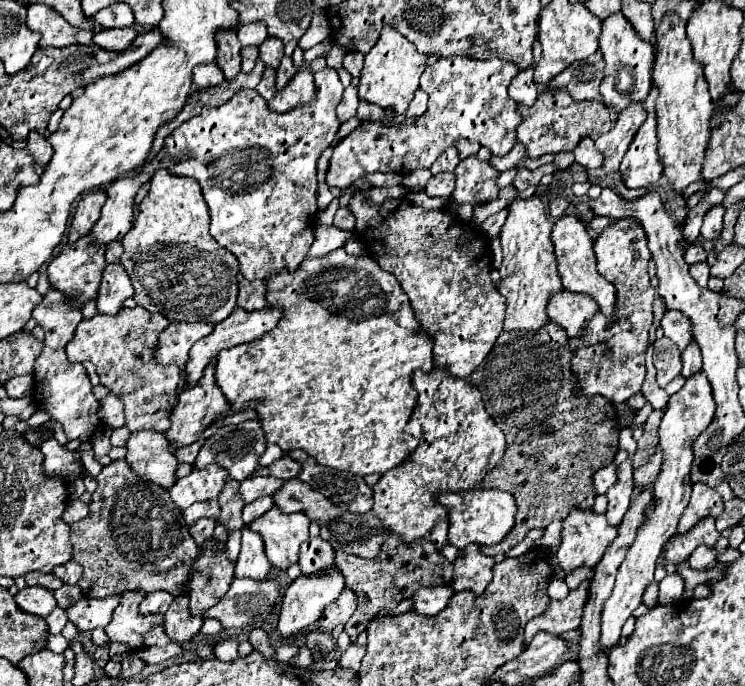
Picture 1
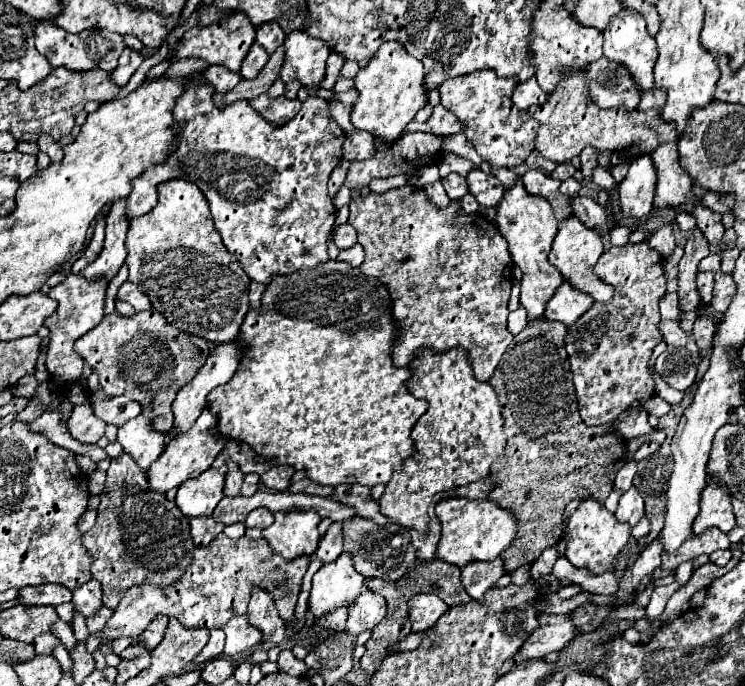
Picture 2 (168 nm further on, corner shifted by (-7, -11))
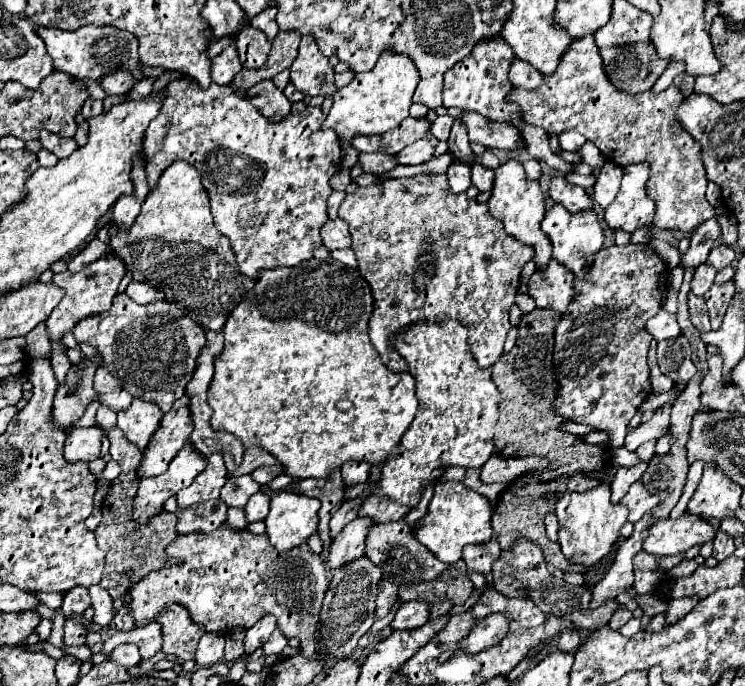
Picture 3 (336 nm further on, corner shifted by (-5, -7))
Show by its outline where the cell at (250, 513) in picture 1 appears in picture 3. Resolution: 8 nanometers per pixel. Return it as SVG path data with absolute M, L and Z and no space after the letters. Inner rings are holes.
M262 491L254 493L248 499L246 507L244 507L248 523L252 523L252 521L264 521L266 515L268 515L268 507L270 507L270 495L268 493L262 493Z

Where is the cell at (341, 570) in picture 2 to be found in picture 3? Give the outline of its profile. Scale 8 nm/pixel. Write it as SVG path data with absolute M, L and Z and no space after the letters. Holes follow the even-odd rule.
M360 517L342 529L342 533L332 541L332 547L326 559L330 571L336 571L348 565L350 561L358 559L360 555L364 555L364 539L370 525L372 521L368 517Z

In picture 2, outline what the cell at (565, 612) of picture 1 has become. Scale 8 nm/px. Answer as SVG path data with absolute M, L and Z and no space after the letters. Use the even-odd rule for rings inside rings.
M540 613L538 623L540 625L534 635L530 635L530 639L522 645L522 651L518 651L520 659L542 659L552 651L560 651L576 633L576 627L568 615Z

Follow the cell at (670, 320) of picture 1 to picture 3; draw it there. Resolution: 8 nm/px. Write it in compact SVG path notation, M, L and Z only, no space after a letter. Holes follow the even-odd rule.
M660 309L658 315L654 315L652 319L648 319L646 323L646 329L648 333L652 333L652 337L656 341L662 341L662 339L676 339L682 335L678 323L676 323L676 315Z

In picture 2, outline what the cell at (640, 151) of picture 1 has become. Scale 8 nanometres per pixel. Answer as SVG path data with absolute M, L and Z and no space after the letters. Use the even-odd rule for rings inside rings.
M650 155L636 157L630 163L626 179L620 183L620 211L624 217L646 219L652 211L656 191L656 169Z

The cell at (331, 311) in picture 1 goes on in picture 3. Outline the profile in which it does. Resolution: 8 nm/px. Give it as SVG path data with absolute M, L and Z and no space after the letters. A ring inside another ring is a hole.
M328 257L326 261L310 259L296 267L278 267L278 269L262 271L258 275L254 289L250 291L250 297L242 299L240 307L236 307L236 311L232 311L232 315L228 317L228 323L224 325L224 349L216 359L216 373L210 383L210 389L208 389L208 405L214 411L210 425L216 431L234 433L244 443L246 449L254 447L254 445L262 447L272 457L276 457L278 463L284 467L284 471L288 475L292 475L294 479L328 477L334 469L340 469L342 463L346 463L346 461L362 461L364 459L370 465L382 465L392 453L398 451L398 445L400 445L400 439L402 439L406 427L412 423L412 419L418 413L418 399L414 395L412 375L408 371L402 371L402 373L390 371L380 361L380 355L372 347L370 337L368 337L368 321L372 315L372 309L374 309L374 297L372 297L372 289L368 285L368 281L362 279L358 269L350 269L350 267L334 261L332 257Z

